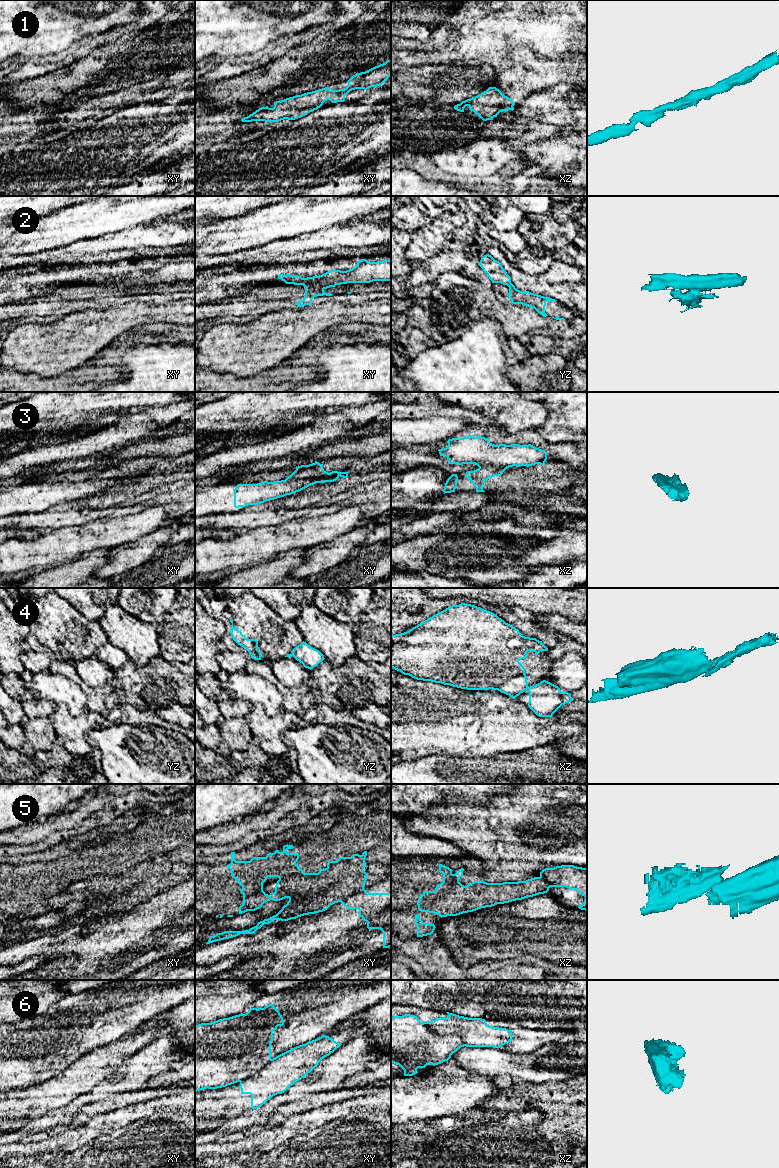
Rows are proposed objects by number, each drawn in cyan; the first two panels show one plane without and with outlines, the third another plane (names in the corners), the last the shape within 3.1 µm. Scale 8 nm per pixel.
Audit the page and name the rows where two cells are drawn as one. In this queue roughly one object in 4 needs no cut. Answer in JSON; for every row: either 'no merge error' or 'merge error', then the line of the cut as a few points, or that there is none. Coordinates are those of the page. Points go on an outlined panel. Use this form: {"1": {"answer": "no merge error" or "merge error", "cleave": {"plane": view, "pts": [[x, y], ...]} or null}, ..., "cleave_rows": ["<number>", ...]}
{"1": {"answer": "no merge error", "cleave": null}, "2": {"answer": "merge error", "cleave": {"plane": "xy", "pts": [[297, 284], [335, 285]]}}, "3": {"answer": "merge error", "cleave": {"plane": "xy", "pts": [[323, 470], [315, 478], [285, 479]]}}, "4": {"answer": "merge error", "cleave": {"plane": "yz", "pts": [[293, 650], [291, 655]]}}, "5": {"answer": "merge error", "cleave": {"plane": "xy", "pts": [[363, 888], [340, 901]]}}, "6": {"answer": "merge error", "cleave": {"plane": "xz", "pts": [[422, 1023], [432, 1031], [440, 1034], [456, 1034], [465, 1045]]}}, "cleave_rows": ["2", "3", "4", "5", "6"]}

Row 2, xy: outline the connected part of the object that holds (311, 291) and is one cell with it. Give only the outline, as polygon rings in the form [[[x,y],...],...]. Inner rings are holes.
[[[298,284],[298,285],[303,285],[306,290],[305,290],[305,294],[304,294],[304,298],[299,301],[299,302],[295,302],[295,304],[297,305],[297,307],[302,307],[305,305],[311,305],[312,304],[312,299],[314,297],[317,296],[332,296],[333,294],[331,293],[325,293],[324,290],[330,287],[335,287],[336,285],[332,285],[332,284],[328,284],[328,285],[310,285],[310,284]]]

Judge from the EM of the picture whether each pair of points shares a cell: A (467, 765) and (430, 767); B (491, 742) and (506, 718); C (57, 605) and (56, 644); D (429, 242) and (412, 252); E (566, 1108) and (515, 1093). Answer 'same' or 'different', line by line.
A: same
B: same
C: same
D: same
E: same

